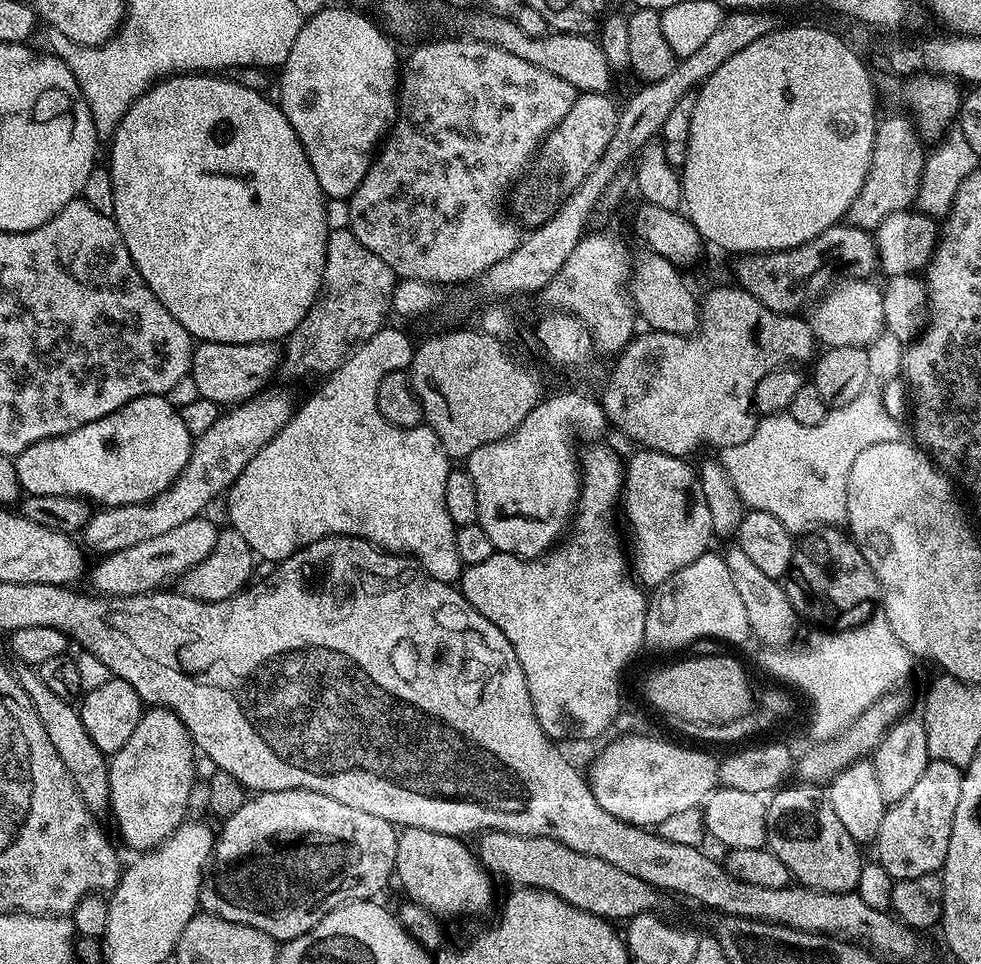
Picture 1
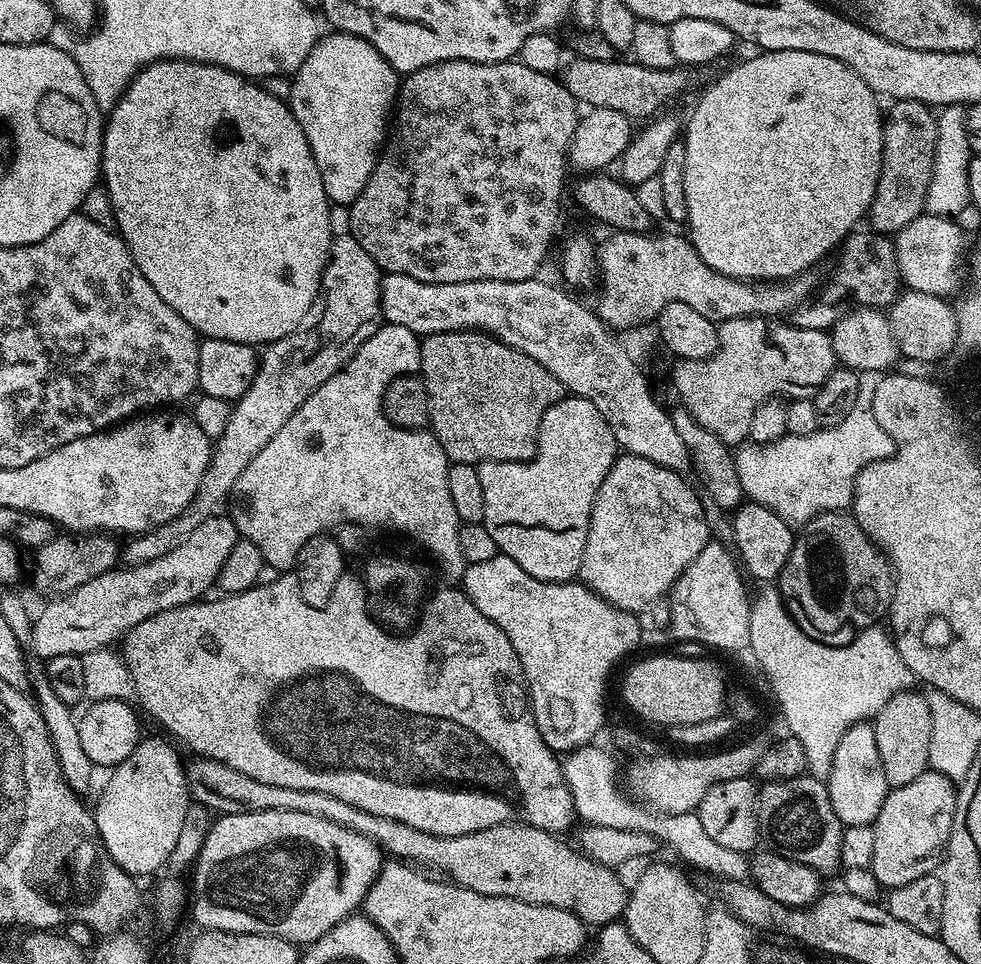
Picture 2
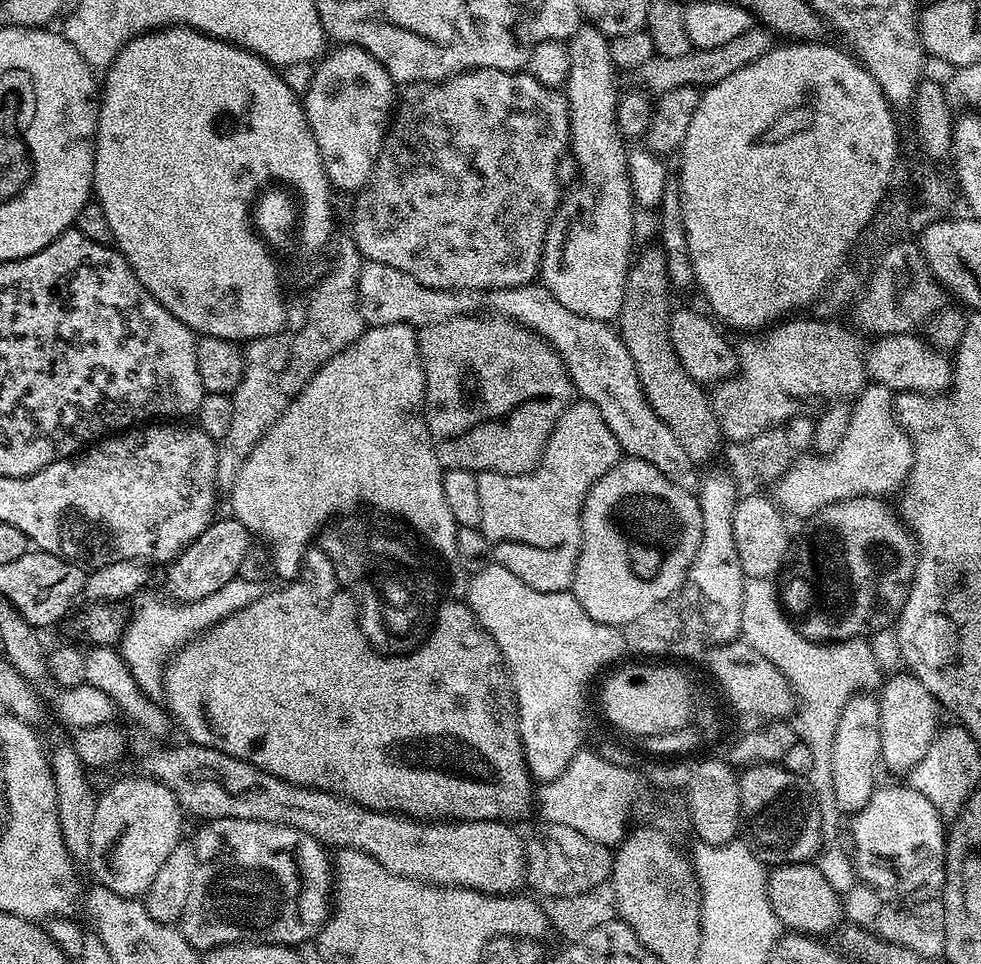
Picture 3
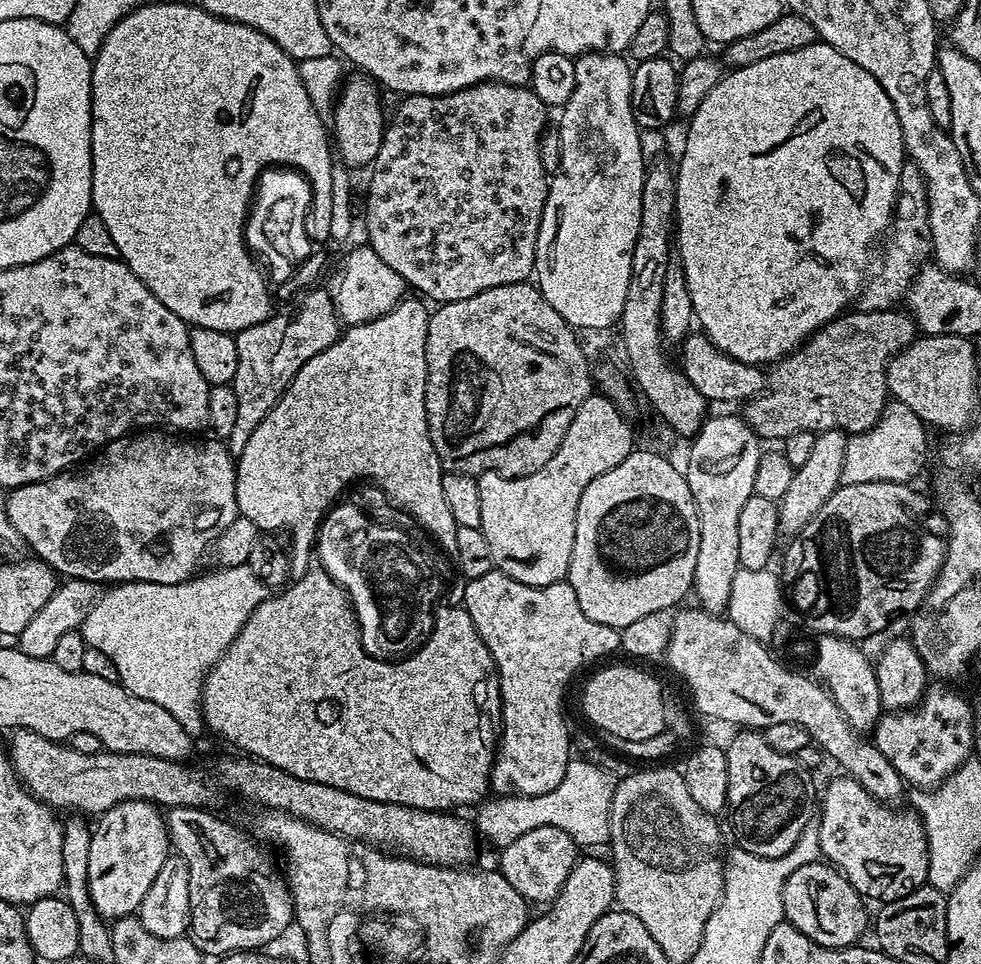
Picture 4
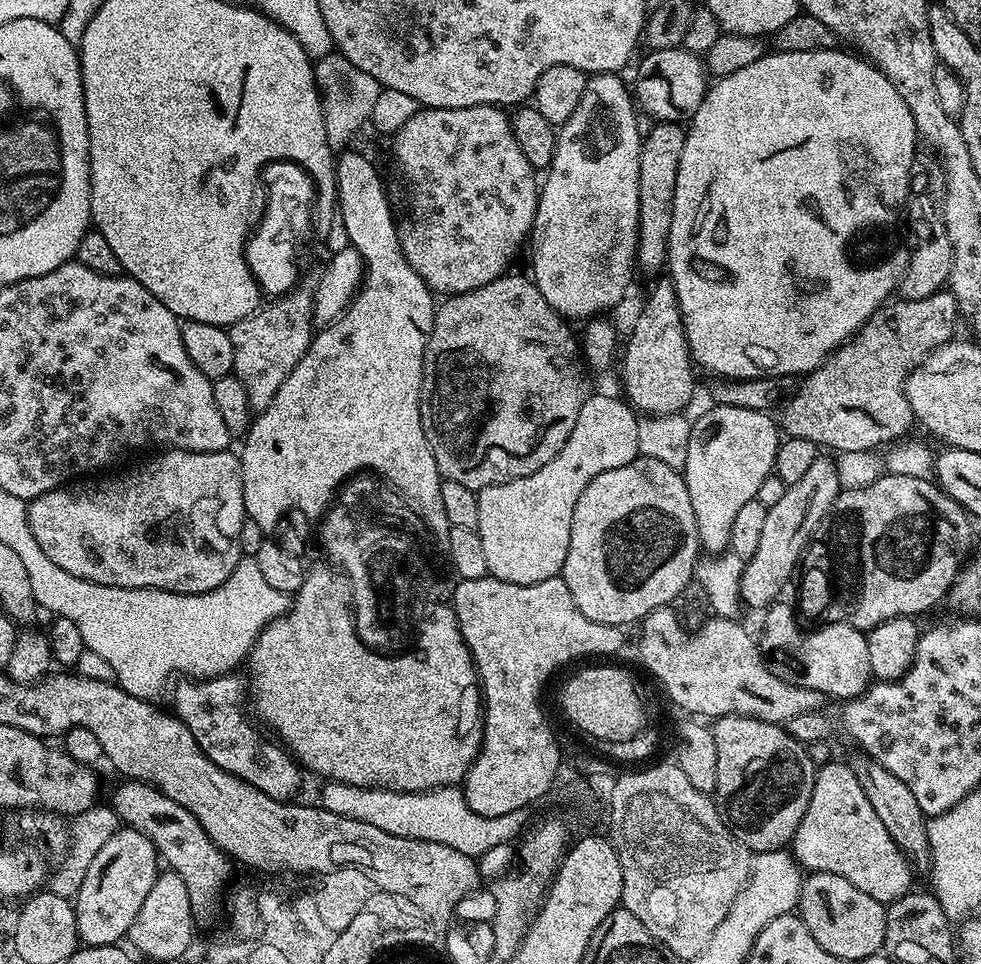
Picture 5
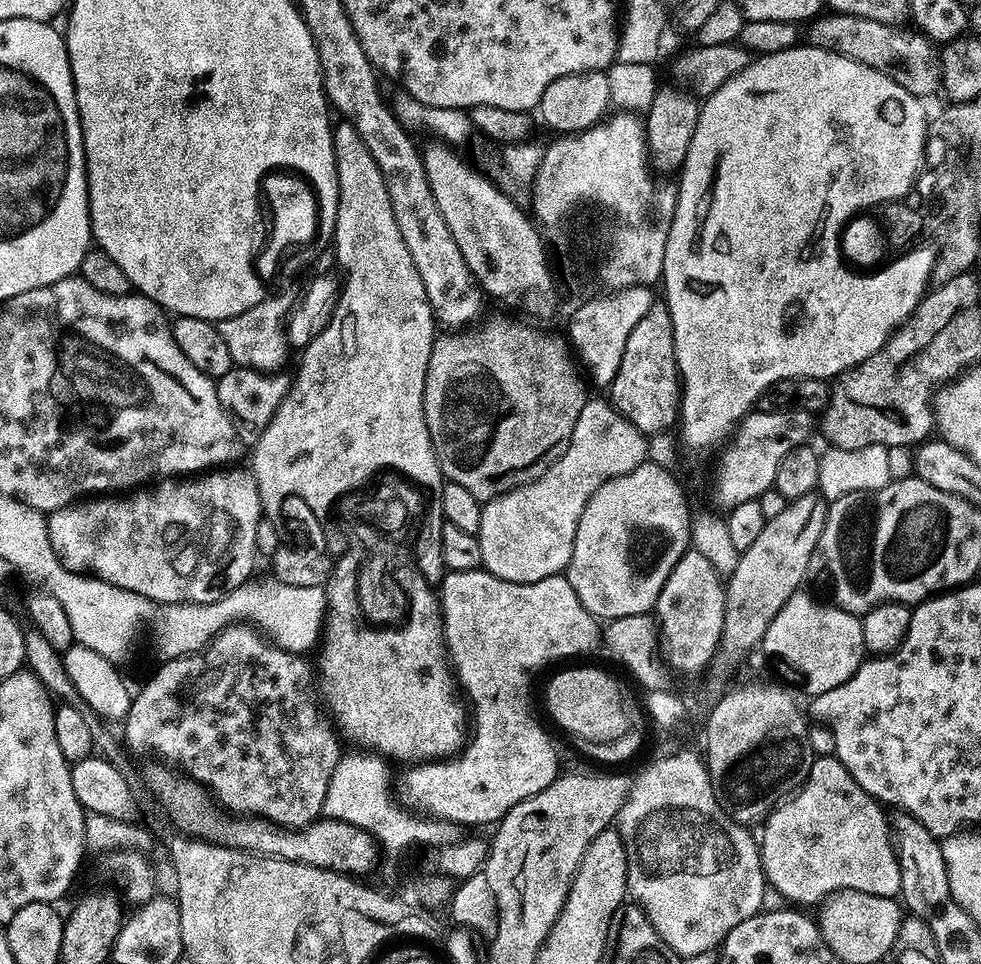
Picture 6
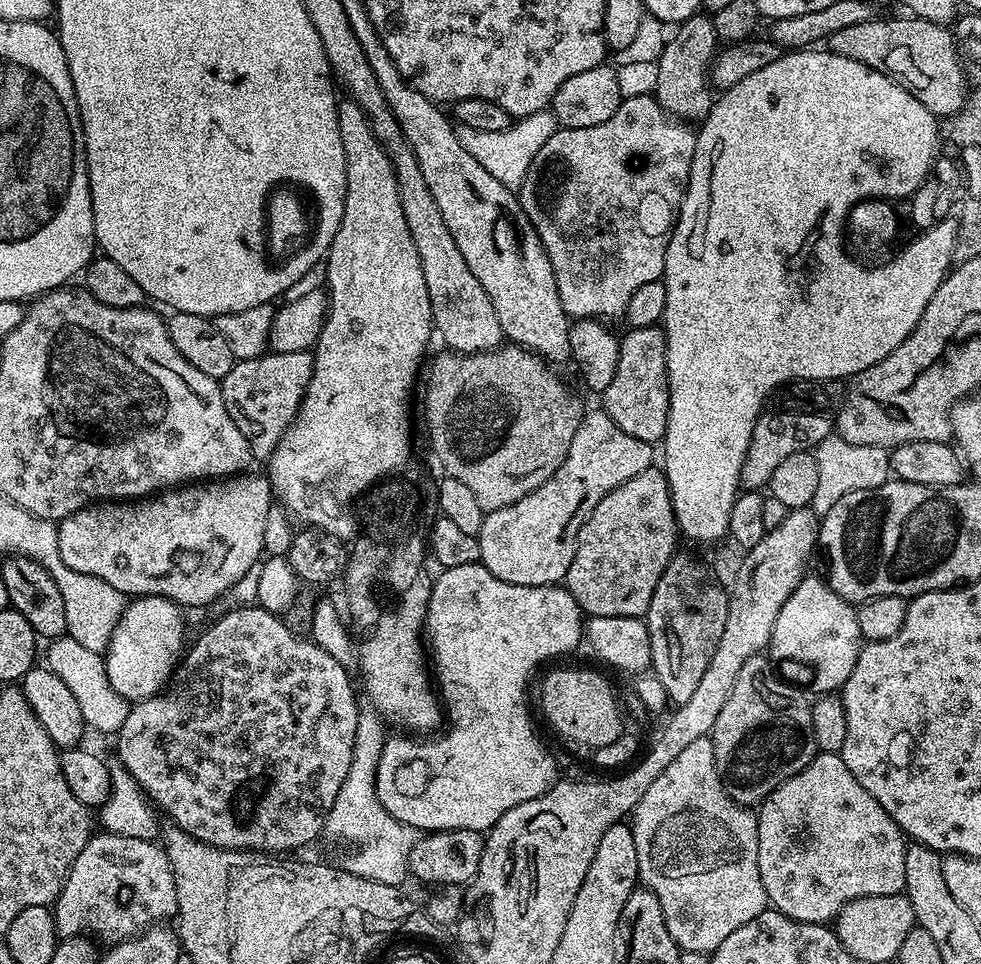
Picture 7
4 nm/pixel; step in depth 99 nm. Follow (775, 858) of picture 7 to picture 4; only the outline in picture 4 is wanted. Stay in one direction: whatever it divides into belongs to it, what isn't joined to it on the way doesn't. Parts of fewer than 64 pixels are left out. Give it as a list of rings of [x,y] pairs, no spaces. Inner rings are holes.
[[[840,774],[835,779],[829,781],[828,784],[823,785],[822,792],[824,797],[819,797],[818,813],[821,818],[821,830],[819,837],[821,838],[821,857],[827,863],[831,864],[833,868],[839,868],[844,876],[854,886],[854,890],[858,890],[861,896],[867,898],[869,901],[887,902],[890,900],[897,900],[906,894],[910,894],[915,888],[925,887],[928,879],[928,839],[924,833],[924,823],[920,821],[919,815],[915,811],[907,810],[908,812],[895,812],[895,807],[889,806],[883,800],[875,800],[868,791],[863,788],[856,780],[847,774]]]

